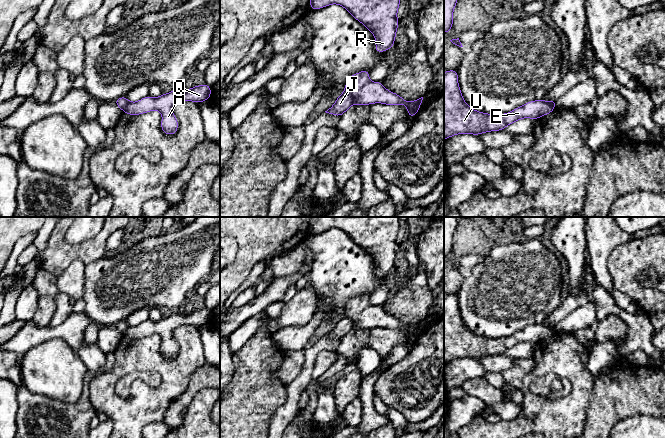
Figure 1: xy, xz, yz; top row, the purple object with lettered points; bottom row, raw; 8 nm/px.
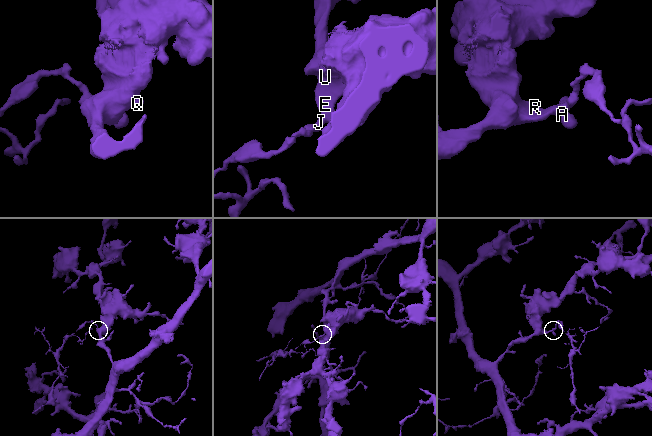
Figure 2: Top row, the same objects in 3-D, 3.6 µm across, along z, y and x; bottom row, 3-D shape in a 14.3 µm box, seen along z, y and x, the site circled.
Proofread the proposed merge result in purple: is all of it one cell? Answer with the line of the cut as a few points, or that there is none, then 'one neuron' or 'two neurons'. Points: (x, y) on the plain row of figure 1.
cut xz (344, 315), (352, 322), (354, 327); two neurons

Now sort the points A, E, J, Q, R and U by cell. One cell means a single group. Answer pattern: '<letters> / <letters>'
A E Q R U / J

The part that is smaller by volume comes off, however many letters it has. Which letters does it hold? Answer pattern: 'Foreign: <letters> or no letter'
Foreign: J

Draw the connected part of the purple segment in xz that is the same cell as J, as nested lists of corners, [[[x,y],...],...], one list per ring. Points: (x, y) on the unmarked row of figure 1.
[[[343,316],[336,324],[334,329],[329,332],[326,337],[331,339],[336,339],[340,341],[343,337],[345,337],[350,330],[354,328],[353,322],[348,318]]]

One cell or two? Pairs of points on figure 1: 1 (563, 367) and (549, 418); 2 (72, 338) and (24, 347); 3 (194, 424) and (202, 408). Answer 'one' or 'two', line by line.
1: one
2: one
3: one

